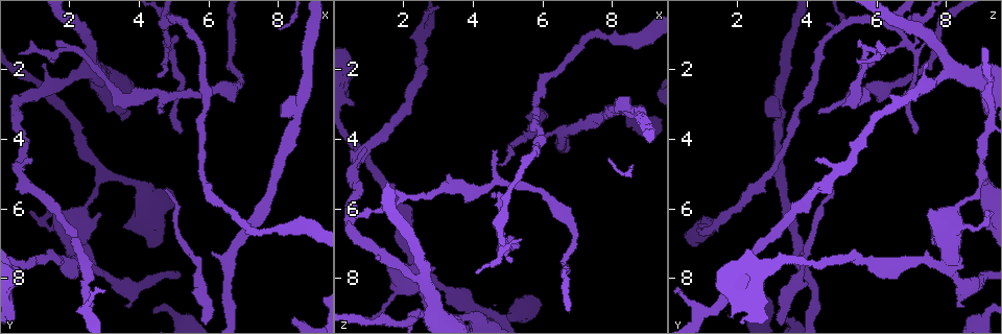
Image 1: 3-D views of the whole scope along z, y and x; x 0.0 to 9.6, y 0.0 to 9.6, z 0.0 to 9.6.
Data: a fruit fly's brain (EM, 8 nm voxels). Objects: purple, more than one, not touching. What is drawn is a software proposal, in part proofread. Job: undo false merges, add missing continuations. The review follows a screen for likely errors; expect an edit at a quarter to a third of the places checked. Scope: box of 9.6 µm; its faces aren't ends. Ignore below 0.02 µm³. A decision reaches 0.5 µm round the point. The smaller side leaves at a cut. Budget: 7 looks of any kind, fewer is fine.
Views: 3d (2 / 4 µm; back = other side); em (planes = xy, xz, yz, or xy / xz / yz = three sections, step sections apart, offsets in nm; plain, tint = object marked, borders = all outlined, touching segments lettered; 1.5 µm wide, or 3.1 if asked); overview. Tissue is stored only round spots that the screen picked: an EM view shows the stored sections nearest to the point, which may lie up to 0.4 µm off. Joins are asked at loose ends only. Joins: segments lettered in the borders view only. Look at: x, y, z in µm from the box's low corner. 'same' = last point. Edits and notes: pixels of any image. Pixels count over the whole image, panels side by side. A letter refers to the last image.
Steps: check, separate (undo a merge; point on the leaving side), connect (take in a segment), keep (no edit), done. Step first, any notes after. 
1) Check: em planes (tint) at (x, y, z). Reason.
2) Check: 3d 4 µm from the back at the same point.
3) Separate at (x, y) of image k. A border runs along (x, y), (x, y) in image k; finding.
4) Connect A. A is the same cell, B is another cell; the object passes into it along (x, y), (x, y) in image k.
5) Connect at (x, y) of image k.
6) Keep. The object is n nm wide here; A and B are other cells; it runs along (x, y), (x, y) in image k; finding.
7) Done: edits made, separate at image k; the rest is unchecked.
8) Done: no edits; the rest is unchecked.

Check: 3d 4 µm at (1.65, 6.45, 8.65). Thick turns thin.

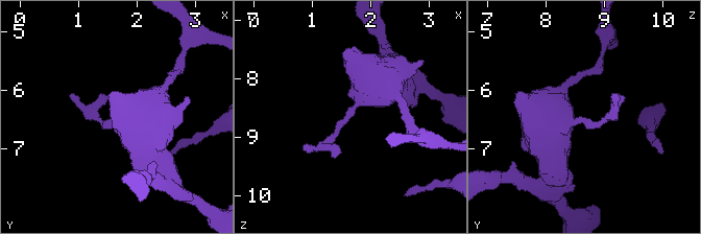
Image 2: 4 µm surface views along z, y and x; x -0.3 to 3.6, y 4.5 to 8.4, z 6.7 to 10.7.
Check: em yz step 8 (tint) at (1.60, 6.55, 8.65).

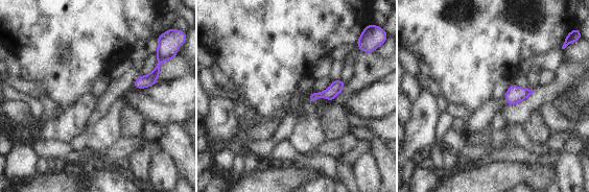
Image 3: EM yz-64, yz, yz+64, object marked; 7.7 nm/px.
Check: em planes (borders) at the same point. Another direction.

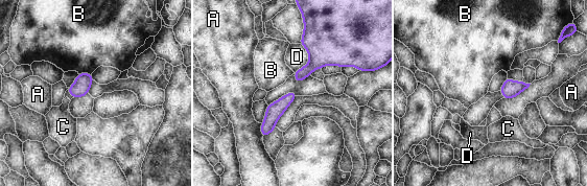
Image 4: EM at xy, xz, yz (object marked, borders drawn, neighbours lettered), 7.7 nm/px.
Keep. A, B, C and D are other cells; a border runs along (91, 73), (80, 72), (78, 74) in image 4; continuous, no second neuron.

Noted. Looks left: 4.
Check: 3d 2 µm at (4.85, 1.20, 6.85). Three-way junction.

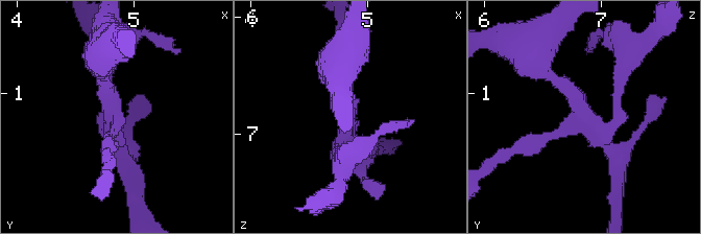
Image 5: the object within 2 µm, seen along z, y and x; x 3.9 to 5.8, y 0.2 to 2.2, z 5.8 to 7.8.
Check: em planes (borders) at (4.84, 1.18, 6.84).

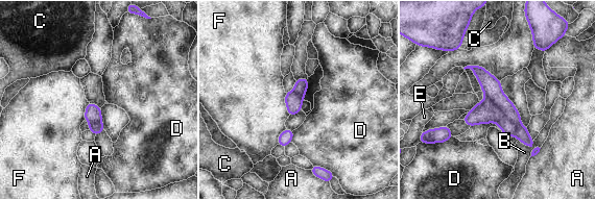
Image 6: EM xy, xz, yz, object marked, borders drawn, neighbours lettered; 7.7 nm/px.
Separate at (485, 111) of image 6. A, B, C, D, E and F are other cells; two neurons meet here.

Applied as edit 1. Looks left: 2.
Check: em planes (borders) at (4.75, 5.50, 4.75). Tapers out.

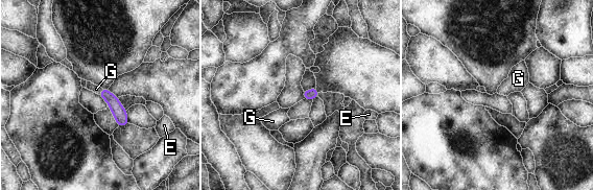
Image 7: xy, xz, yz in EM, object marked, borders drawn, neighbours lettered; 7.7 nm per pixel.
Connect G. G is the same cell, E is another cell; it goes on there.

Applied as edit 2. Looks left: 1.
Done: edits made, separate at image 6, connect at image 7; the rest is unchecked.

